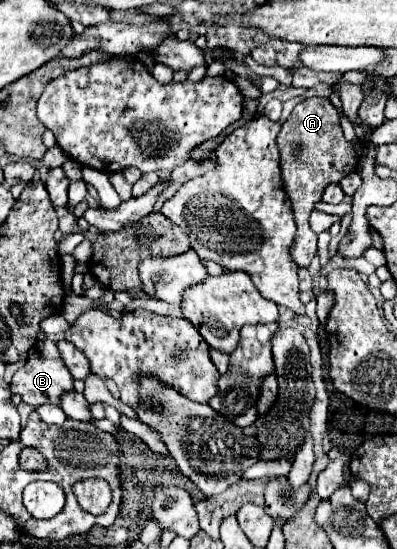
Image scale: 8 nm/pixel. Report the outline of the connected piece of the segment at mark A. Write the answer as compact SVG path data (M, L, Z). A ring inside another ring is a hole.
M319 97L305 99L293 109L291 117L283 123L281 133L277 135L277 143L281 151L283 187L291 201L297 223L297 235L291 247L291 259L293 263L297 263L297 267L307 269L317 253L317 233L311 231L309 227L309 215L329 183L339 183L347 173L353 173L357 169L357 155L355 155L355 147L349 145L343 137L335 107L329 103L329 99L319 99ZM293 145L301 145L299 155L293 155Z

